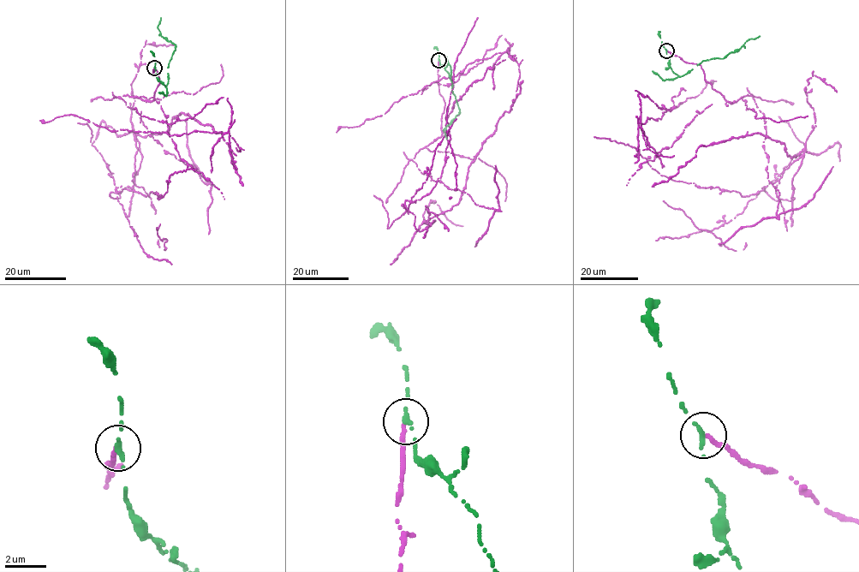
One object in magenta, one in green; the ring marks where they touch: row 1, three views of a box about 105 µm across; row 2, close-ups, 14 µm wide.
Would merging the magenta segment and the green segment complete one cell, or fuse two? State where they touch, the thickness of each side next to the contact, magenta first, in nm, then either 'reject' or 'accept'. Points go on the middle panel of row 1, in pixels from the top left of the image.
place (438, 60); calibres 240 and 320 nm; reject

